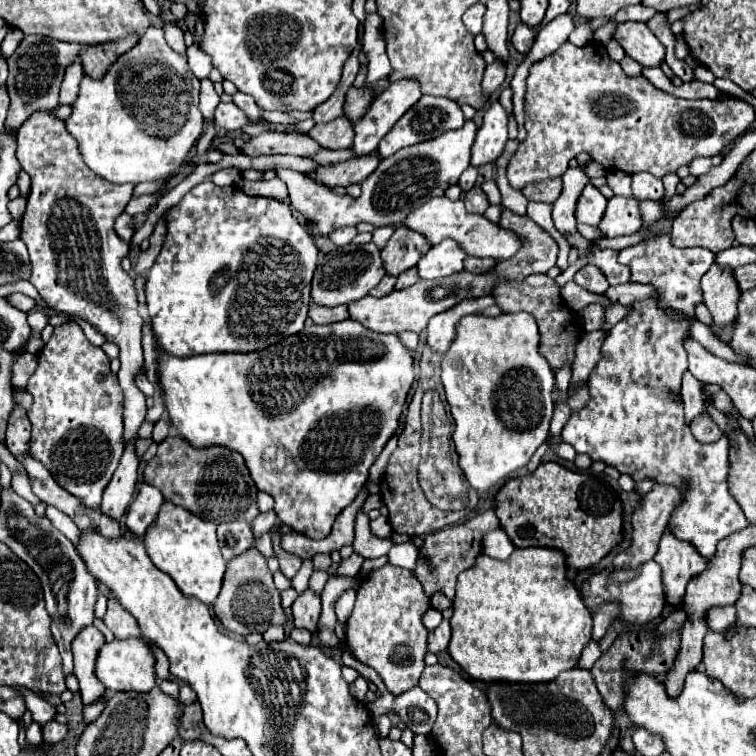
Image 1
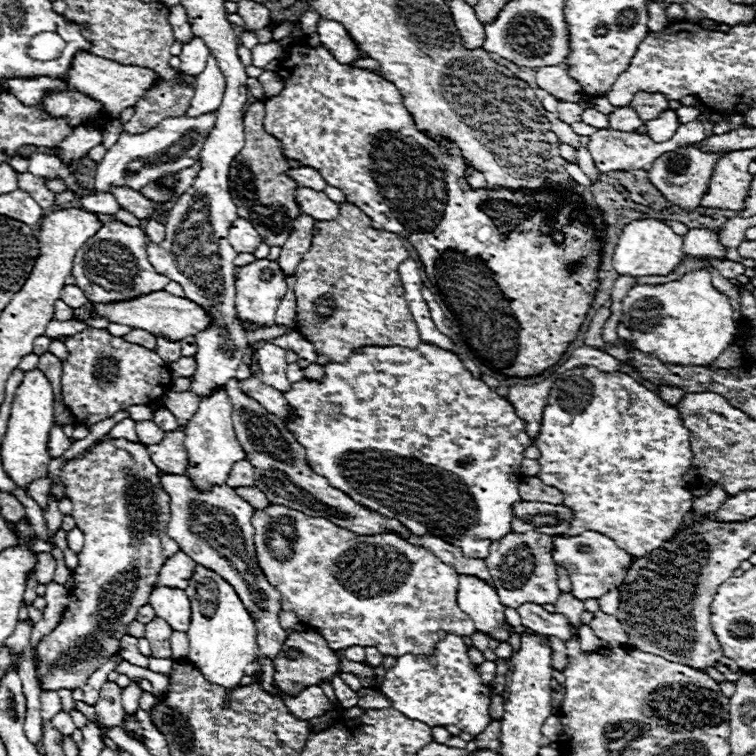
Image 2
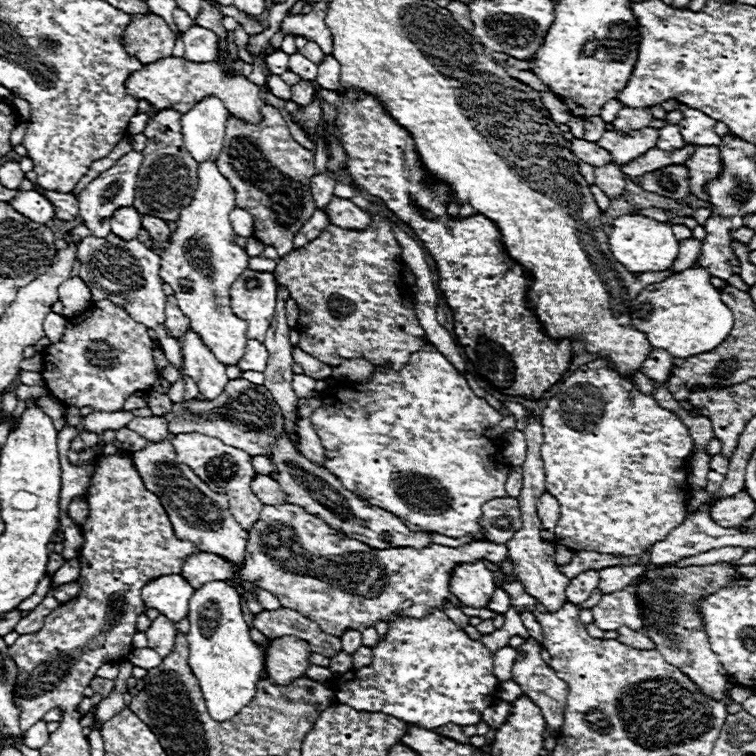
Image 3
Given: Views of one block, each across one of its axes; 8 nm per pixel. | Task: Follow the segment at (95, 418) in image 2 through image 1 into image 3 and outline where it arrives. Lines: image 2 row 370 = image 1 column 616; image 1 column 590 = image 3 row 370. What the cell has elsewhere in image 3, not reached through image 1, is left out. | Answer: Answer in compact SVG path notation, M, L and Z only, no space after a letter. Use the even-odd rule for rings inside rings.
M100 300L100 302L94 302L80 316L74 316L68 320L66 332L58 344L50 344L44 348L42 352L44 386L48 388L50 396L62 400L62 404L66 406L78 406L78 408L90 406L92 410L118 412L124 408L124 402L128 396L140 390L142 392L152 390L154 382L158 380L152 350L154 350L154 342L142 324L132 320L124 308L118 308L108 300Z

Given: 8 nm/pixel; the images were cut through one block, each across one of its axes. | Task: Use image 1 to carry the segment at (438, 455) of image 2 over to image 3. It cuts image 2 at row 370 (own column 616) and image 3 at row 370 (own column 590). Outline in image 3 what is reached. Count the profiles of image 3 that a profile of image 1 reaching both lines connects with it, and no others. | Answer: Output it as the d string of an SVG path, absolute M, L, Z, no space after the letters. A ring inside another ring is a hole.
M424 344L418 352L412 352L410 354L410 360L400 368L400 370L392 370L390 366L374 366L374 372L372 372L372 378L368 382L348 382L344 386L340 386L338 390L336 388L328 388L326 392L322 392L322 406L316 408L312 412L312 424L314 424L314 430L320 438L320 444L324 446L324 456L326 456L326 462L324 466L334 472L334 476L340 478L342 486L350 492L354 492L356 496L362 496L362 500L378 506L378 508L386 508L388 512L392 512L394 516L398 516L406 526L410 526L412 530L418 530L418 532L436 532L436 534L444 534L444 536L450 536L450 538L462 538L462 536L474 536L476 540L486 540L484 532L482 532L482 526L478 524L478 520L482 518L482 504L492 500L492 498L504 498L508 496L506 492L506 480L508 480L508 474L510 474L510 462L504 458L502 454L502 442L500 440L494 440L494 438L486 438L484 432L488 428L494 428L504 416L492 408L484 398L476 396L466 378L454 368L452 362L448 362L448 358L438 352L438 348L434 344Z

